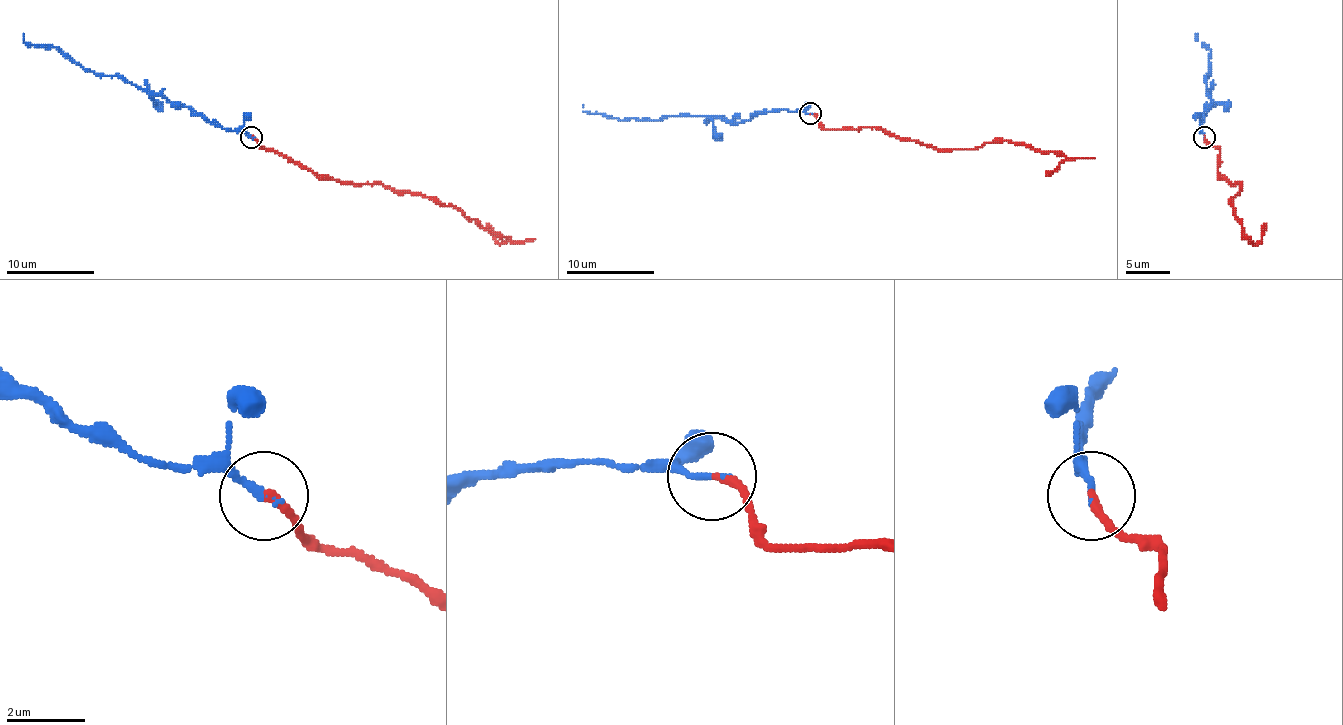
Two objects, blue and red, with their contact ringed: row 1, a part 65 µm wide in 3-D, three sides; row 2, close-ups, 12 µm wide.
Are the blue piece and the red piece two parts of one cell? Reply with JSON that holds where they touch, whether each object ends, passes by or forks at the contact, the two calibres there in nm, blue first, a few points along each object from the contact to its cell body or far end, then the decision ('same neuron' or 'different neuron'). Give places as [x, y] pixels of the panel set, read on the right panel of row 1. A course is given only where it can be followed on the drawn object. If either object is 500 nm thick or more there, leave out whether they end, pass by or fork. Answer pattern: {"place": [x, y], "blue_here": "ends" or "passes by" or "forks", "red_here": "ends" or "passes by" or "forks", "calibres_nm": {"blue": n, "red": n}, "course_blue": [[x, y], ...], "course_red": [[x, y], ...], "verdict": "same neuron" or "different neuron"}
{"place": [1204, 137], "blue_here": "ends", "red_here": "ends", "calibres_nm": {"blue": 160, "red": 220}, "course_blue": [[1204, 137], [1200, 128], [1213, 104], [1206, 76], [1211, 69], [1209, 47], [1195, 34]], "course_red": [[1204, 137], [1220, 151], [1220, 175], [1239, 184], [1231, 206], [1248, 239], [1257, 243], [1266, 223]], "verdict": "same neuron"}

